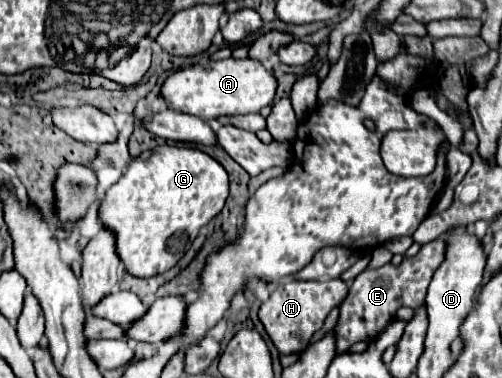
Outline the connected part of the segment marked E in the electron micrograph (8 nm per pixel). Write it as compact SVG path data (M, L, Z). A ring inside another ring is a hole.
M440 239L440 241L430 241L428 245L422 245L414 257L410 259L404 257L404 261L398 267L388 263L378 269L362 271L350 285L348 297L344 299L344 305L340 307L340 317L336 323L338 353L348 351L352 343L358 343L358 341L370 343L374 337L378 337L376 333L382 333L386 325L396 319L398 307L402 305L408 305L412 309L422 307L432 275L442 265L444 257L446 257L446 241ZM372 327L374 327L374 333L372 333Z

